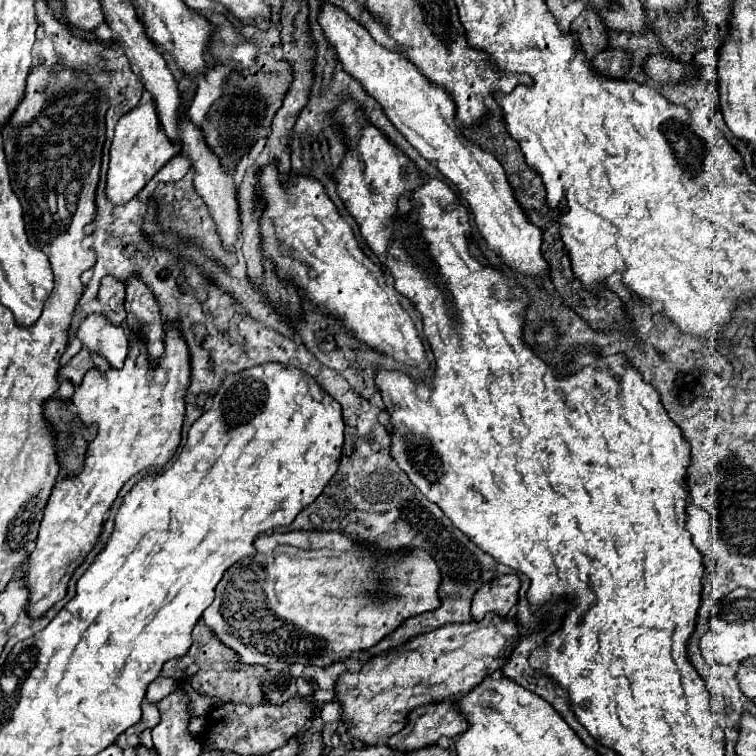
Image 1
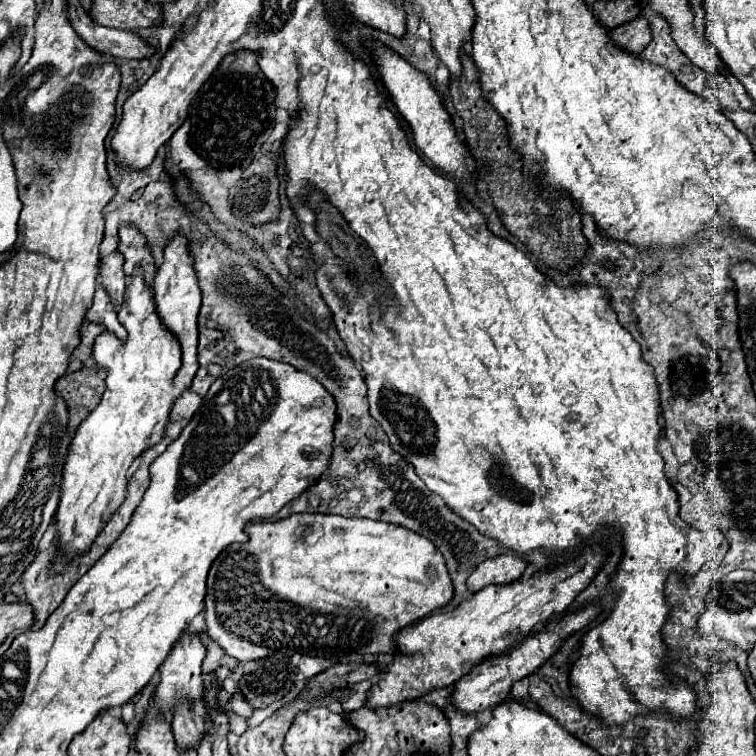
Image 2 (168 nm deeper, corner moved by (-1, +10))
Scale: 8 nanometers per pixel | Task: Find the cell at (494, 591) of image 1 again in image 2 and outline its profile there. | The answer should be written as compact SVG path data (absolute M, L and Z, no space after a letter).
M501 554L501 556L481 562L475 568L475 572L467 578L467 586L469 586L469 590L477 592L489 584L507 584L507 582L521 578L525 568L527 568L527 564L523 558L511 556L511 554Z

